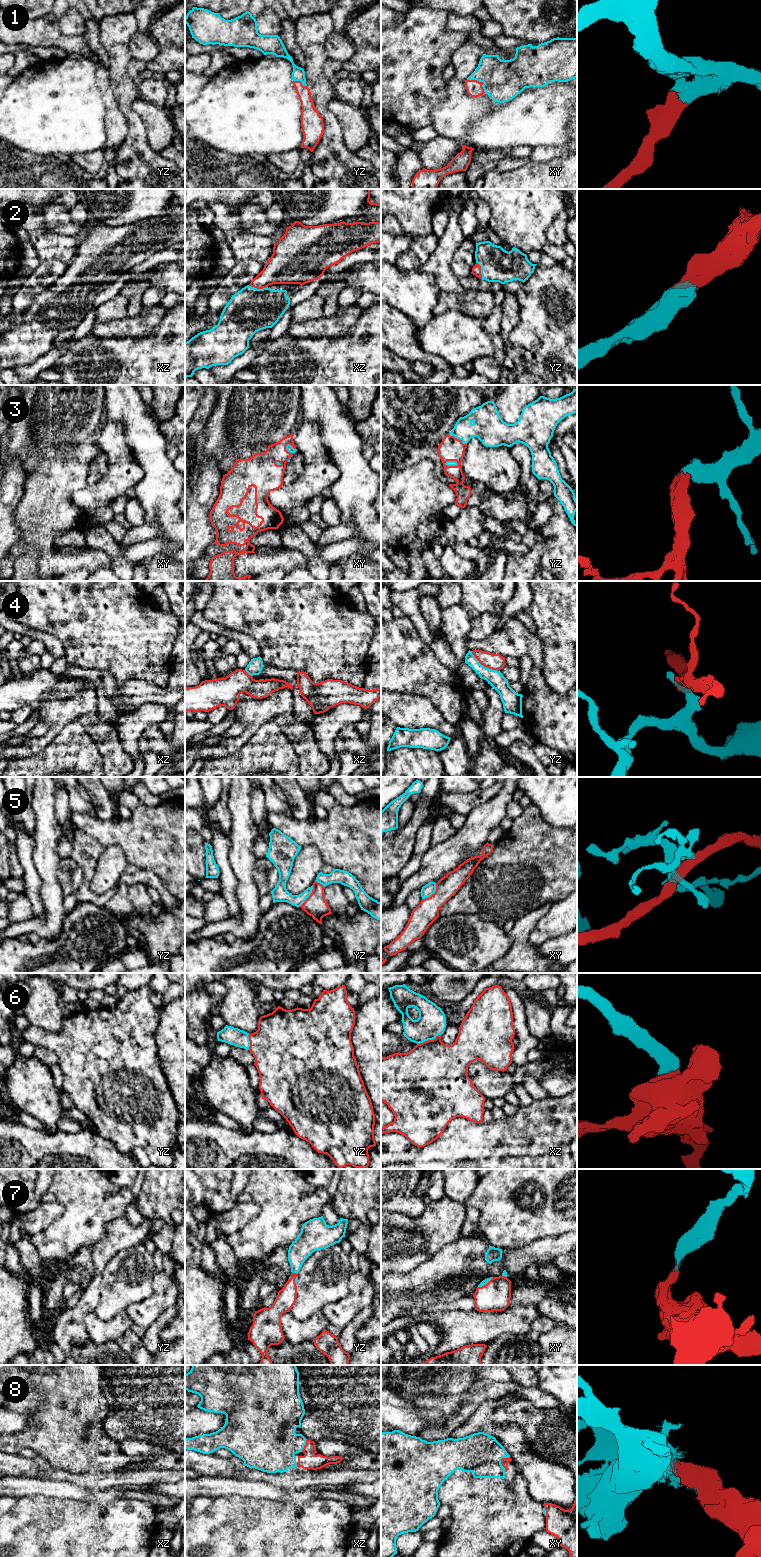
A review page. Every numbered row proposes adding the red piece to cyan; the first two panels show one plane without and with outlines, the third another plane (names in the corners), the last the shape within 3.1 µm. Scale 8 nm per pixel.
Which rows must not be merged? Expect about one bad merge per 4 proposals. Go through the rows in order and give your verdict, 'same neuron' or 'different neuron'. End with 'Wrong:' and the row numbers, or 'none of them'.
1: same neuron
2: same neuron
3: same neuron
4: different neuron
5: different neuron
6: same neuron
7: same neuron
8: same neuron
Wrong: 4, 5

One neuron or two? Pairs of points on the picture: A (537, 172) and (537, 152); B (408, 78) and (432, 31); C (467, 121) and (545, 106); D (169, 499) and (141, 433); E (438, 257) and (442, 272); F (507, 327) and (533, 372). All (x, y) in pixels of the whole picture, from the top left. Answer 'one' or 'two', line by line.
A: two
B: one
C: one
D: one
E: one
F: one

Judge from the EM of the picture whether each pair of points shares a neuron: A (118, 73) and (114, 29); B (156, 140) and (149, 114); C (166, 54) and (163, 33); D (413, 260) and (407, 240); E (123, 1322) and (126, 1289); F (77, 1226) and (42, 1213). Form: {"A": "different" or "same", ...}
{"A": "same", "B": "same", "C": "same", "D": "different", "E": "different", "F": "different"}

